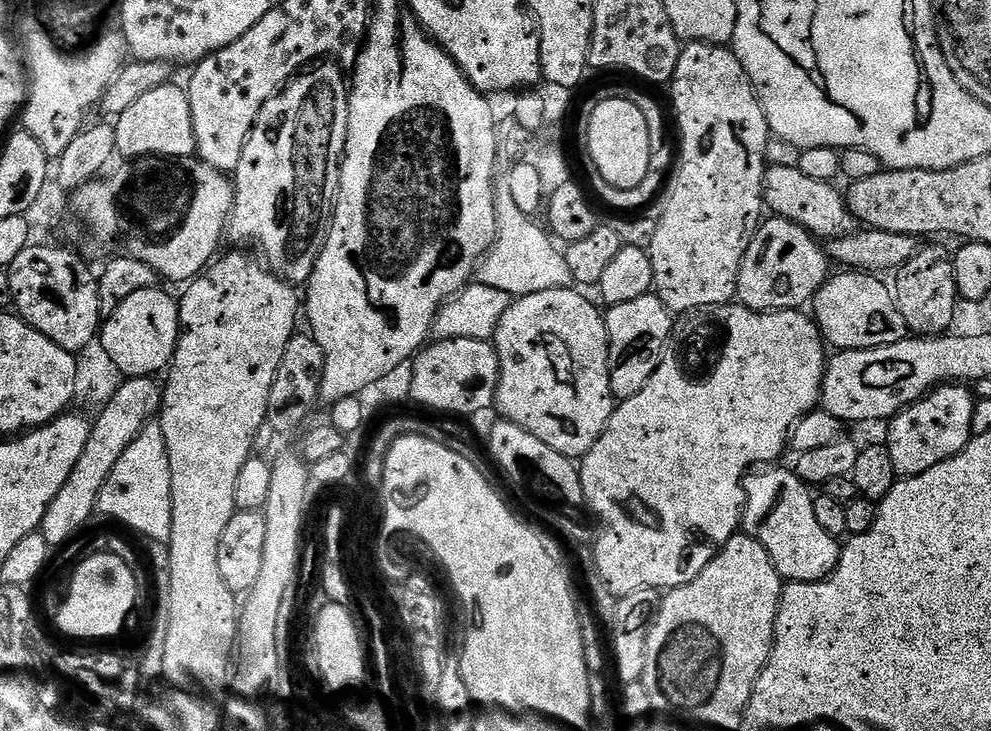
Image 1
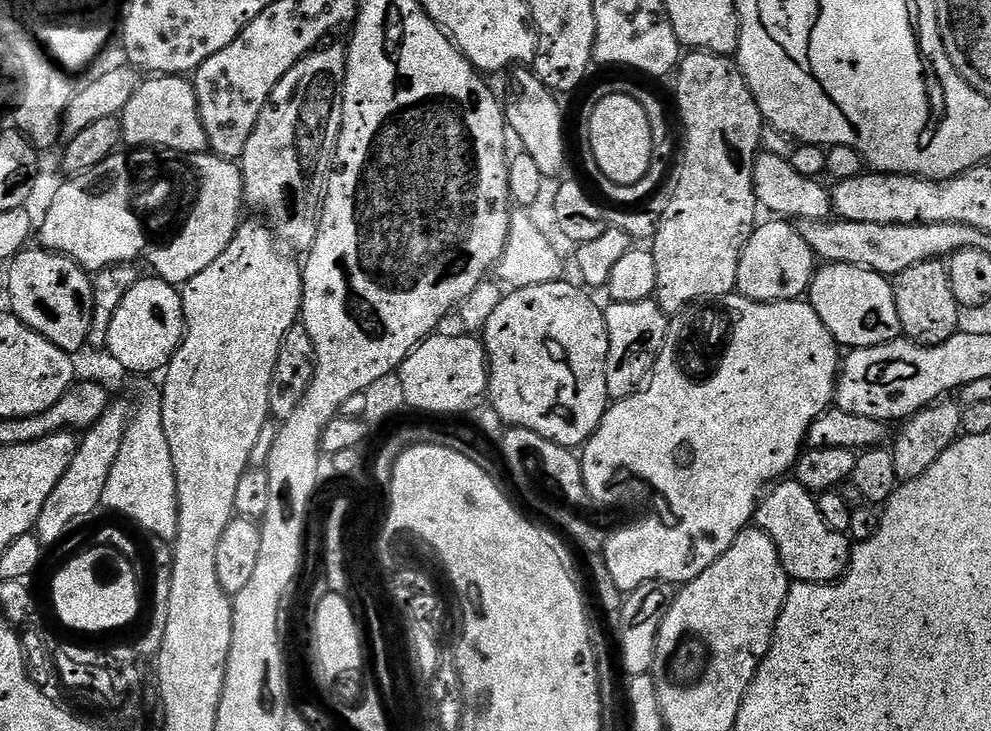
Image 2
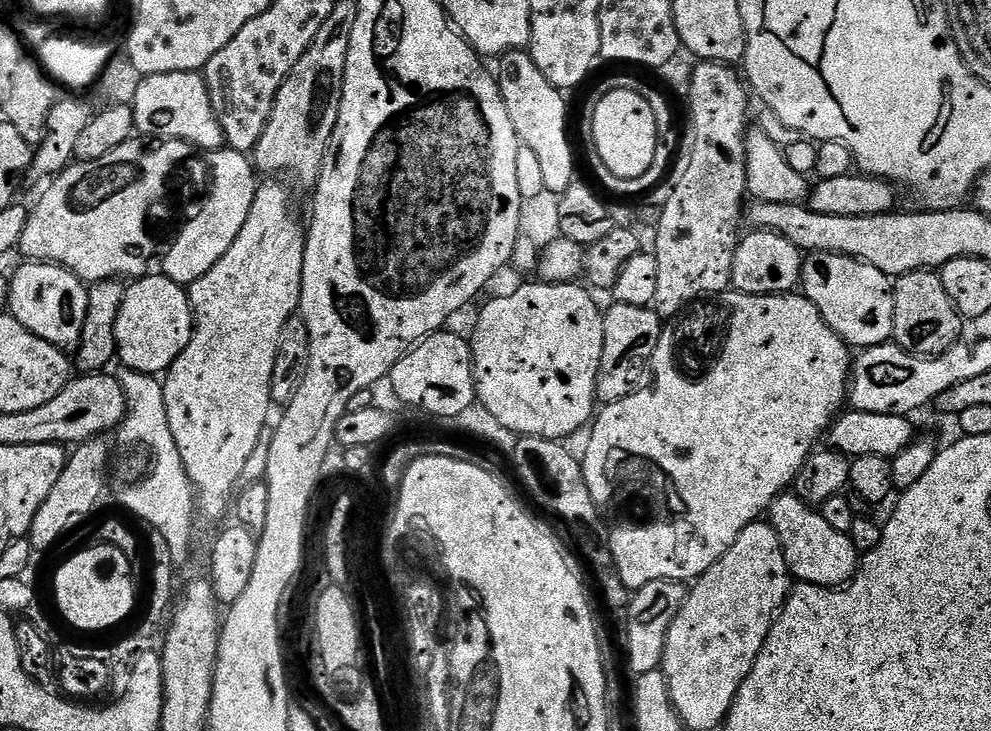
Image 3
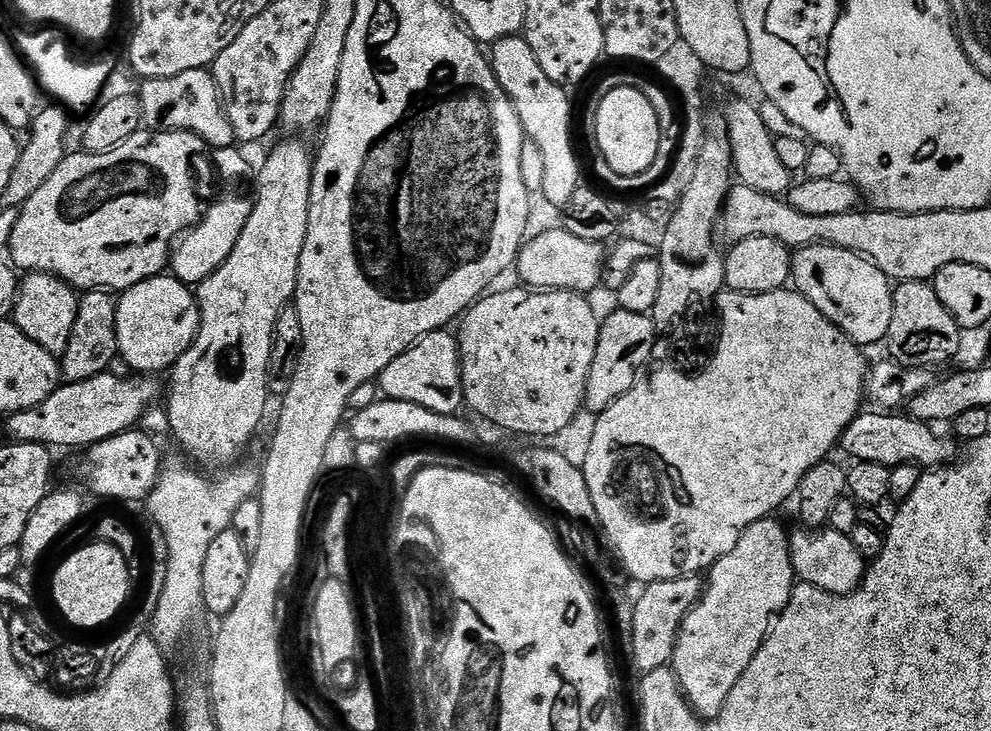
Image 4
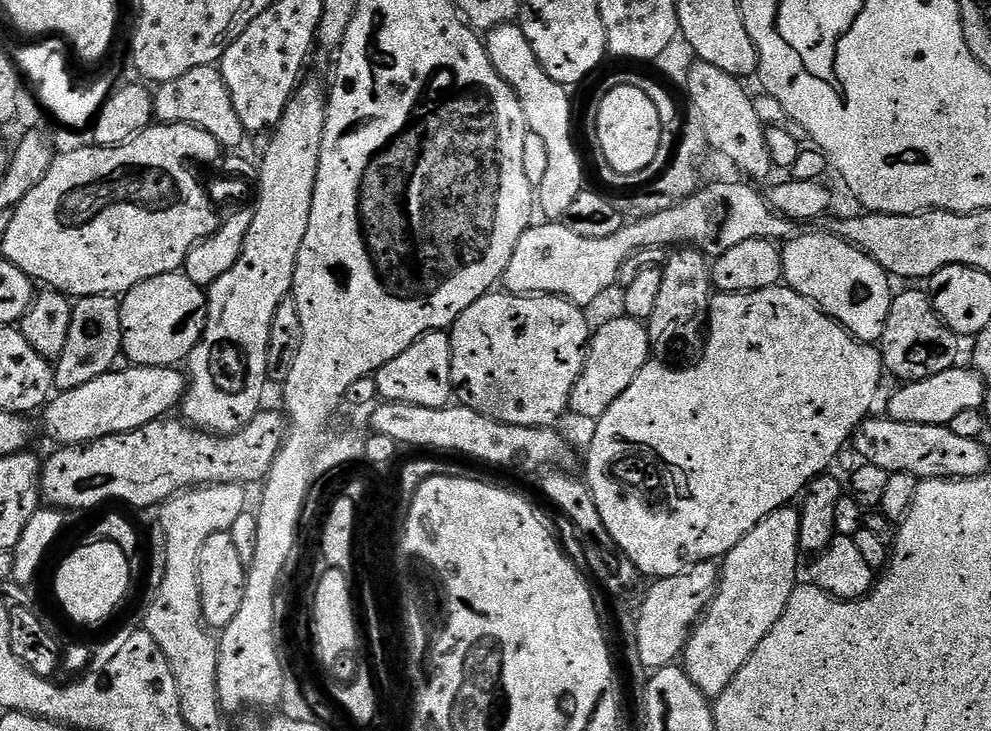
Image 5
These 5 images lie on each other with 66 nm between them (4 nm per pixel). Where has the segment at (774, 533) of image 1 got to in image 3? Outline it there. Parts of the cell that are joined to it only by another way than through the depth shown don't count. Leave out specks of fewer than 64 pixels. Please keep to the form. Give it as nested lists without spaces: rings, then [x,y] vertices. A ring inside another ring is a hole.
[[[795,494],[779,496],[770,509],[770,523],[778,534],[786,566],[793,577],[797,576],[800,584],[813,584],[819,588],[843,589],[856,574],[858,553],[851,535],[834,530],[826,522],[823,511],[804,503]]]

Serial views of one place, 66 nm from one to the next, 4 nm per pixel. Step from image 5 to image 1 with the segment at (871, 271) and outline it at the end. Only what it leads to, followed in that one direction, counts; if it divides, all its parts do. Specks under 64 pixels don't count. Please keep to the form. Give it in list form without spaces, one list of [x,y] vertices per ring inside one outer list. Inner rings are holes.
[[[840,270],[840,273],[829,275],[828,280],[816,291],[810,308],[814,319],[820,326],[820,333],[833,349],[847,350],[850,348],[877,348],[890,346],[894,342],[905,339],[909,335],[906,322],[896,305],[896,298],[891,287],[883,284],[881,277],[869,274],[864,270]]]

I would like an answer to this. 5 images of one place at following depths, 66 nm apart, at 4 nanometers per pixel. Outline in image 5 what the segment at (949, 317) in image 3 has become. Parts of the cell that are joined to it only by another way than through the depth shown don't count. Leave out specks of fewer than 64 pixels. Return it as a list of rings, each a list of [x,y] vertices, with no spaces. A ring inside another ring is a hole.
[[[908,286],[905,292],[897,291],[892,297],[892,305],[890,306],[890,314],[886,318],[886,330],[882,334],[882,338],[878,342],[880,356],[884,359],[885,369],[889,373],[892,372],[900,379],[900,382],[911,382],[921,380],[922,378],[930,378],[934,374],[942,374],[946,370],[957,367],[956,357],[958,355],[959,337],[945,326],[942,318],[938,318],[938,314],[932,305],[932,297],[927,291],[921,290],[919,287]]]

